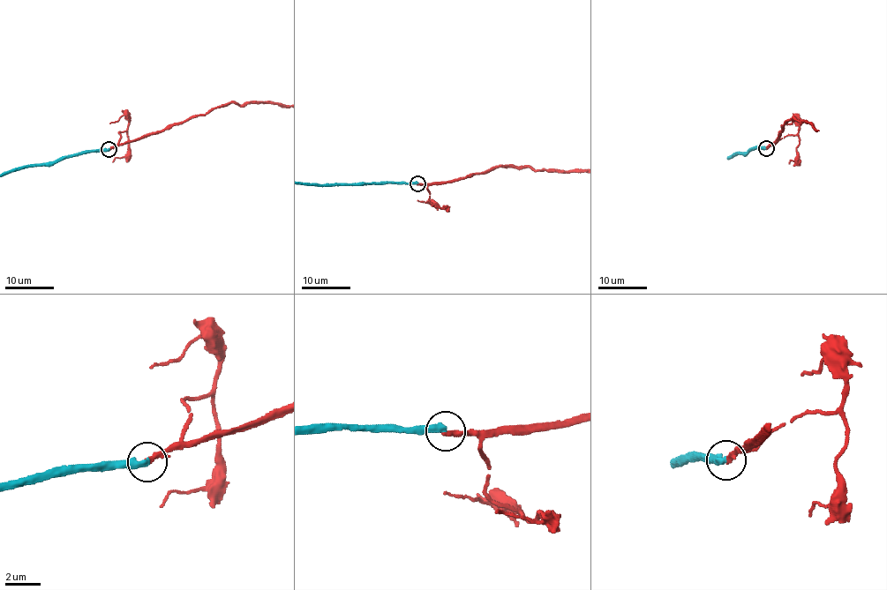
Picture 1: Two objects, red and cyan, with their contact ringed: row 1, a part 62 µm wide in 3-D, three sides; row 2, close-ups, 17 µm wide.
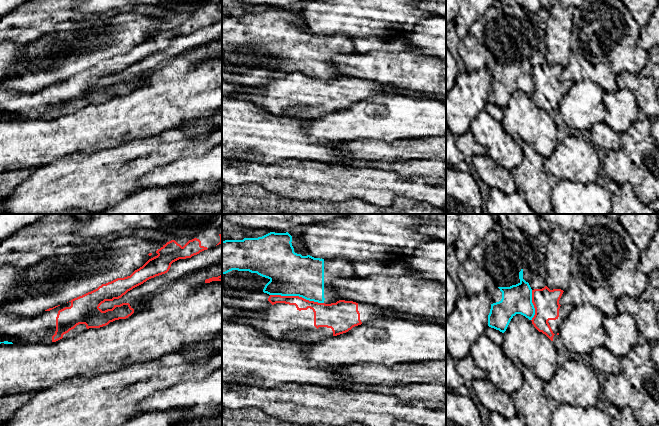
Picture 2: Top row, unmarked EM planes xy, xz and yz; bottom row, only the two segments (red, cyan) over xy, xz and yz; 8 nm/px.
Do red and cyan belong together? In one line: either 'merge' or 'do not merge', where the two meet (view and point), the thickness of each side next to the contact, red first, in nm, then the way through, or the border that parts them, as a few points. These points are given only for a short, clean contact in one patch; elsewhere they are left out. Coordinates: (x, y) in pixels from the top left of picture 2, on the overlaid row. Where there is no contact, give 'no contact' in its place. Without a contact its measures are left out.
do not merge; meets red in xz at (297, 296); 160 nm thick on the red side, 340 nm on the other

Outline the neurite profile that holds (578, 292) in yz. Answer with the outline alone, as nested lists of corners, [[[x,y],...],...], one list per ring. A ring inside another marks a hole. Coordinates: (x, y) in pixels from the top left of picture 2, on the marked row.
[[[573,274],[559,304],[577,307],[586,303],[597,307],[605,316],[613,316],[618,312],[616,298],[611,294],[609,288],[598,287],[594,289],[582,277]]]

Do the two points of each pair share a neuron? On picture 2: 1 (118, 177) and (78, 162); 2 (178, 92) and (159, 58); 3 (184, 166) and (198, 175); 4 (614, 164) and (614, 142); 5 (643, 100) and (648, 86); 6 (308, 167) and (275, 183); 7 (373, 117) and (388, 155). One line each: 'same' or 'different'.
1: same
2: different
3: same
4: different
5: same
6: same
7: different

